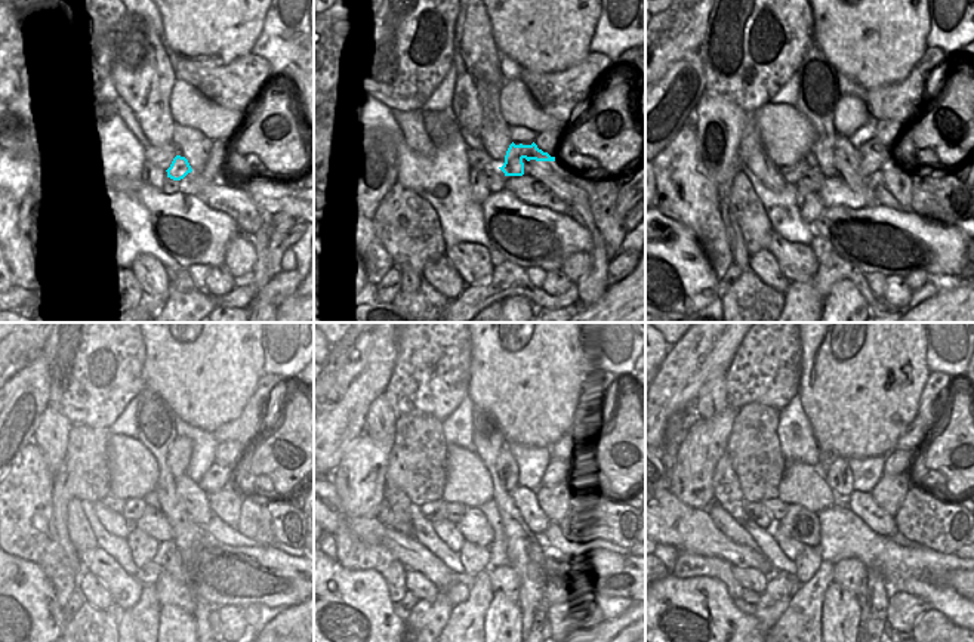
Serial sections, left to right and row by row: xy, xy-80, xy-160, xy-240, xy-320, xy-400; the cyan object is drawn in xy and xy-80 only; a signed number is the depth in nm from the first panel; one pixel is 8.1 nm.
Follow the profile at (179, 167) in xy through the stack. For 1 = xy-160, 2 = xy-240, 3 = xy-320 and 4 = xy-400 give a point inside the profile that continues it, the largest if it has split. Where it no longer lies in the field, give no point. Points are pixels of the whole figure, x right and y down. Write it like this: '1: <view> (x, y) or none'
1: xy-160 (872, 156)
2: xy-240 (218, 477)
3: xy-320 (558, 469)
4: xy-400 (897, 462)

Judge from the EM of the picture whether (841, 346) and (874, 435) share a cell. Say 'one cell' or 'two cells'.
one cell

